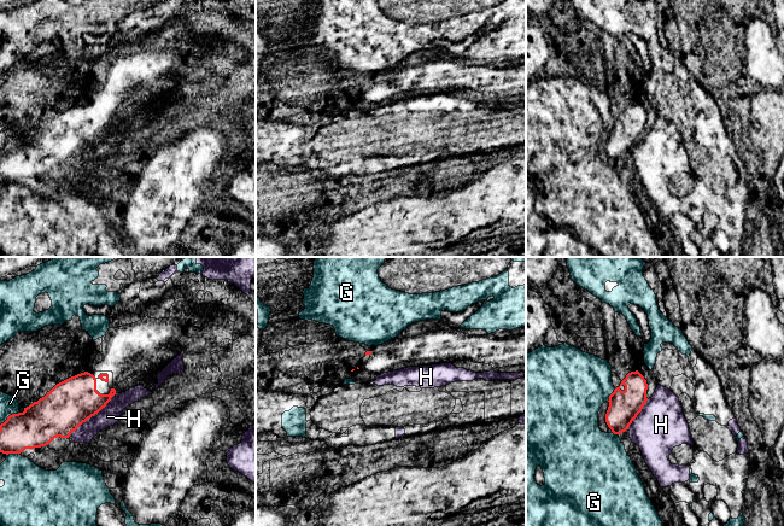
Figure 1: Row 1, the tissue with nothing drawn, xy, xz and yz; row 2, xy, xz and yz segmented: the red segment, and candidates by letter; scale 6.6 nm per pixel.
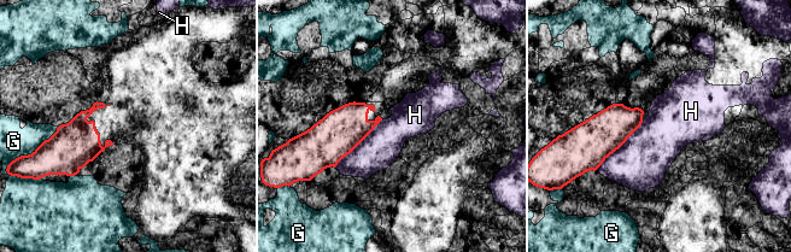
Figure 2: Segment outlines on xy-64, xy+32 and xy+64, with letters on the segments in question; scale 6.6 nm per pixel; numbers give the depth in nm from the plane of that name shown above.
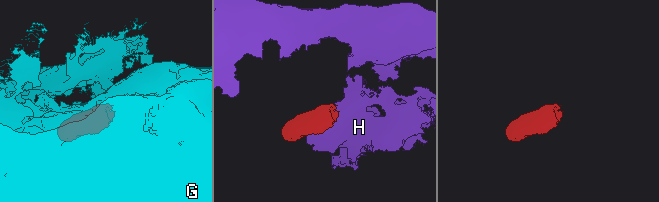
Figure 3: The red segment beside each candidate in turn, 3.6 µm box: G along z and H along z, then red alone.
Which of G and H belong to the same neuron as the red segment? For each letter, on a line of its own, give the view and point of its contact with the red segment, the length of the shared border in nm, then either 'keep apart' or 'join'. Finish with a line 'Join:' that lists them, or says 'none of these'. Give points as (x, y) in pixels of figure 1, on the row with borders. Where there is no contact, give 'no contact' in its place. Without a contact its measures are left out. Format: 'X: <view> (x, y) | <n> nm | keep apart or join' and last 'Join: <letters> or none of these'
G: xy (9, 416) | 150 nm | keep apart
H: xy (93, 415) | 420 nm | keep apart
Join: none of these

